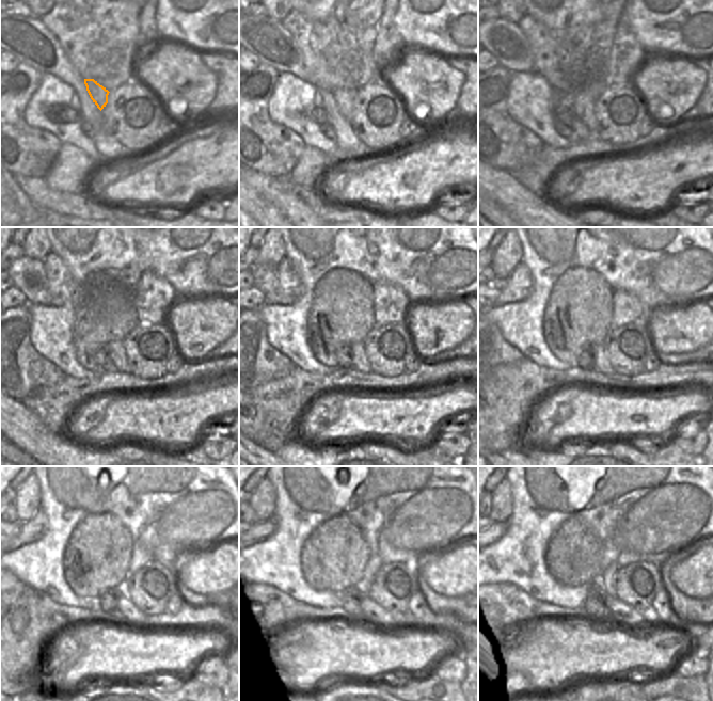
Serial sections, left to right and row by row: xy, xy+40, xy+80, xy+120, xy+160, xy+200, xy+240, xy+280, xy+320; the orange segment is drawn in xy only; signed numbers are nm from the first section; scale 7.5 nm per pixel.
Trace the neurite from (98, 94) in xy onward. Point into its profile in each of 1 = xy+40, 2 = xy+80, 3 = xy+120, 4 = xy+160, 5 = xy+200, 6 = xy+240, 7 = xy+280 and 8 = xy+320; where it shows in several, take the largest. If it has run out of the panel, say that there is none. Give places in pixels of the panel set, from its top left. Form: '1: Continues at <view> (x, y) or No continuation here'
1: Continues at xy+40 (344, 98)
2: Continues at xy+80 (584, 104)
3: Continues at xy+120 (115, 349)
4: Continues at xy+160 (359, 360)
5: Continues at xy+200 (601, 363)
6: Continues at xy+240 (133, 616)
7: Continues at xy+280 (373, 612)
8: Continues at xy+320 (620, 612)

